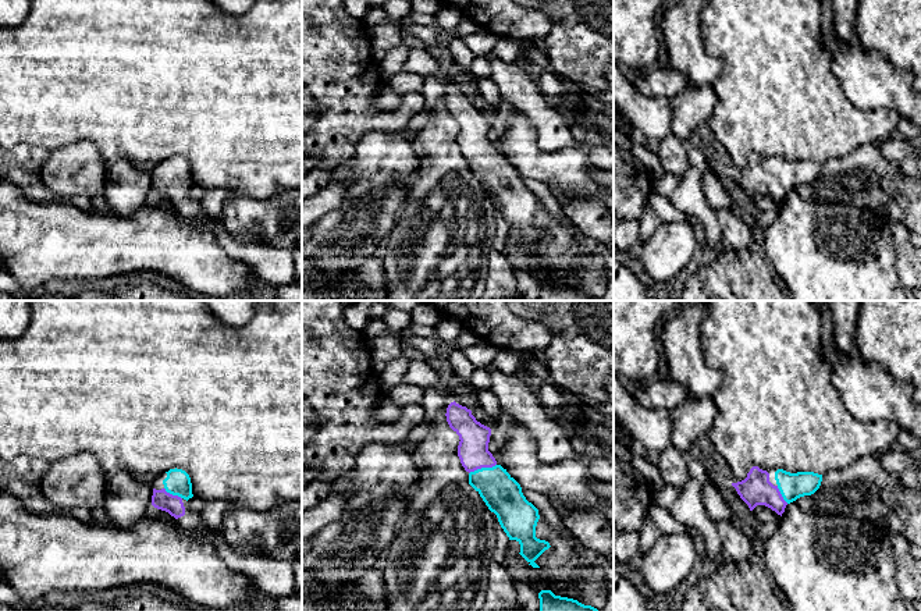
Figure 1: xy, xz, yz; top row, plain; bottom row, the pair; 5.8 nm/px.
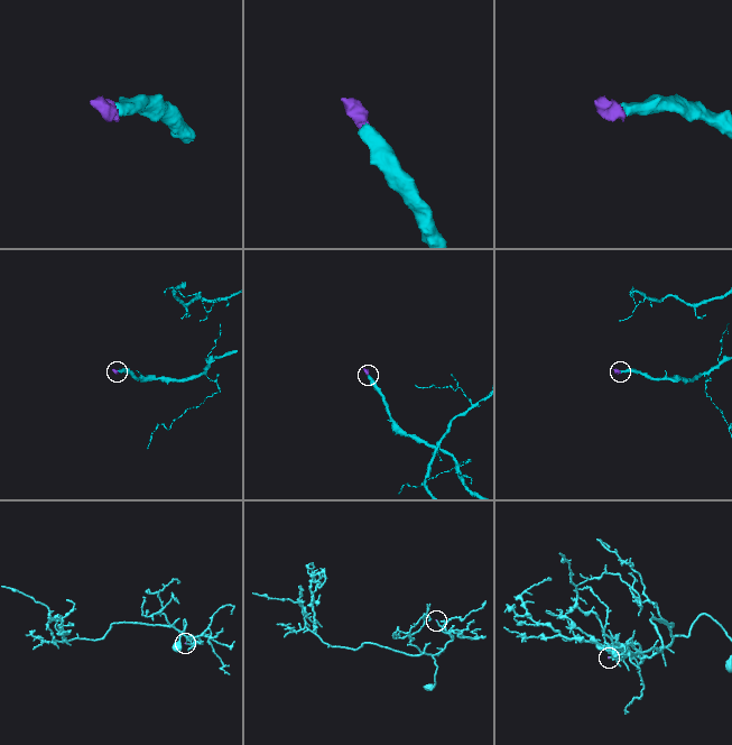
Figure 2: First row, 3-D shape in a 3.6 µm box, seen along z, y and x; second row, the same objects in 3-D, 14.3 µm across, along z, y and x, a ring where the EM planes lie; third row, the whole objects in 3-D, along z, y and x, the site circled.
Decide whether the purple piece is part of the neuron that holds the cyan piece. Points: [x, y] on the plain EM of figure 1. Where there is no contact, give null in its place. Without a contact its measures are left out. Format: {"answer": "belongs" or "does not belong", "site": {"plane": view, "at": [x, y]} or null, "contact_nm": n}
{"answer": "belongs", "site": {"plane": "xz", "at": [482, 156]}, "contact_nm": 170}

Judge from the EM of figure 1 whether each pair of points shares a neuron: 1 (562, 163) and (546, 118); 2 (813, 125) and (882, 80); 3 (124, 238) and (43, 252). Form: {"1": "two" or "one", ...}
{"1": "two", "2": "two", "3": "one"}

